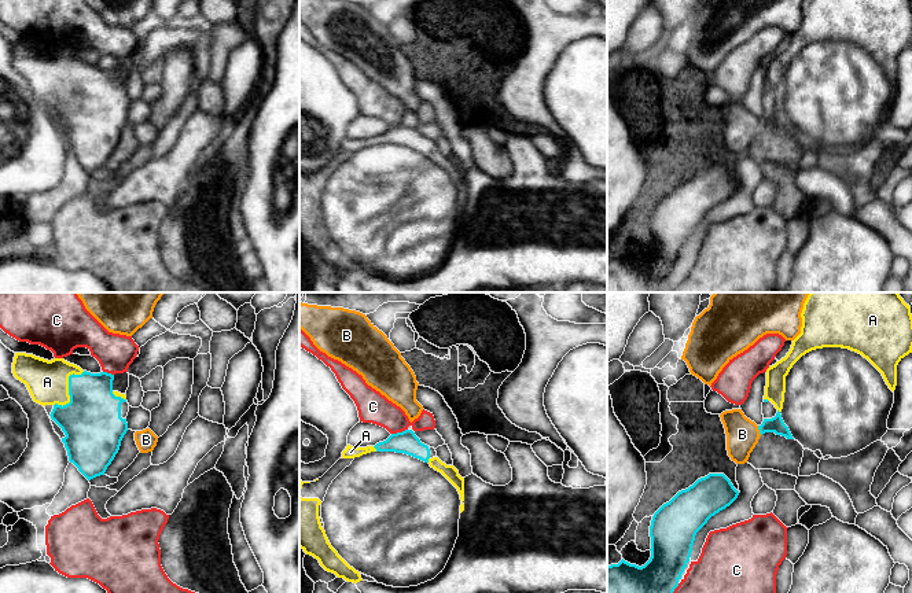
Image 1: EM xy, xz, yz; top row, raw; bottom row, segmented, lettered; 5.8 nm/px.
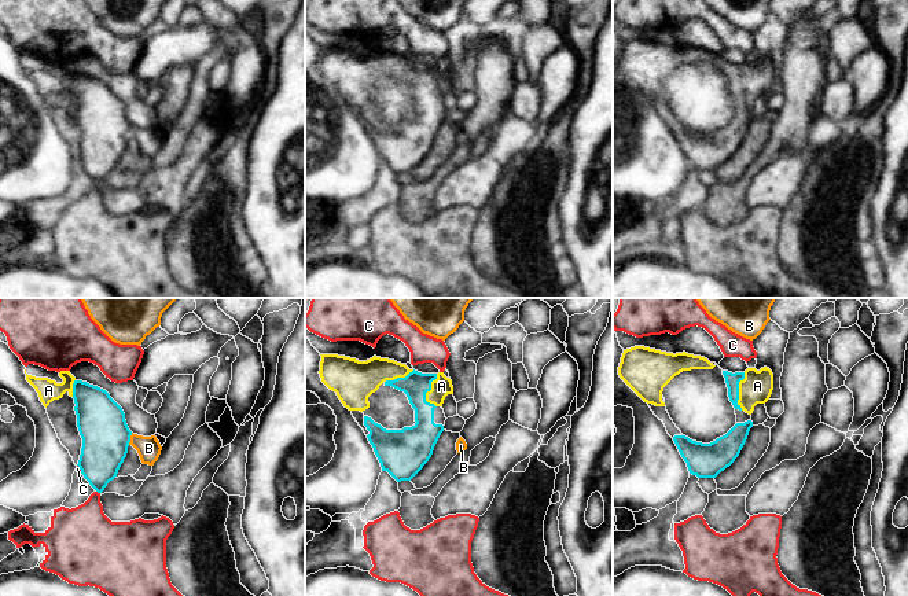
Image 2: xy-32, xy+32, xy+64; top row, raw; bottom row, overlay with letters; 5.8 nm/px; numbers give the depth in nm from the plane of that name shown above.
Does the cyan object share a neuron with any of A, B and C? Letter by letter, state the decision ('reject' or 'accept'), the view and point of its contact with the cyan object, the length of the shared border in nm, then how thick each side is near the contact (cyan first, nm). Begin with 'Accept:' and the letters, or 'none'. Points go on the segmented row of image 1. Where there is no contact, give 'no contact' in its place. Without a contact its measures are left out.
Accept: A
A: accept; meets cyan in xy at (69, 389); contact 280 nm long; 340 nm thick on the cyan side, 240 nm on the other
B: reject; meets cyan in yz at (758, 428); contact 60 nm long; 90 nm thick on the cyan side, 190 nm on the other
C: reject; meets cyan in xz at (398, 433); contact 100 nm long; 140 nm thick on the cyan side, 180 nm on the other

